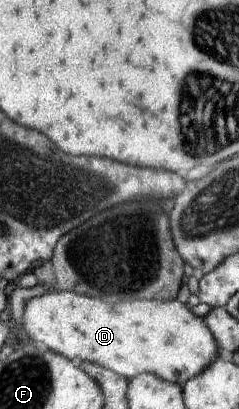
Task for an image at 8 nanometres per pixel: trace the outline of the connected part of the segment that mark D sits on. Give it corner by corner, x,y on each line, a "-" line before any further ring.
53,291
35,296
25,303
22,323
31,341
44,343
53,353
59,353
71,360
83,359
83,362
101,365
127,380
132,380
141,373
153,373
163,381
182,386
187,380
205,371
218,353
217,341
205,325
205,320
197,317
190,307
176,299
137,299
129,303
111,303
75,291

